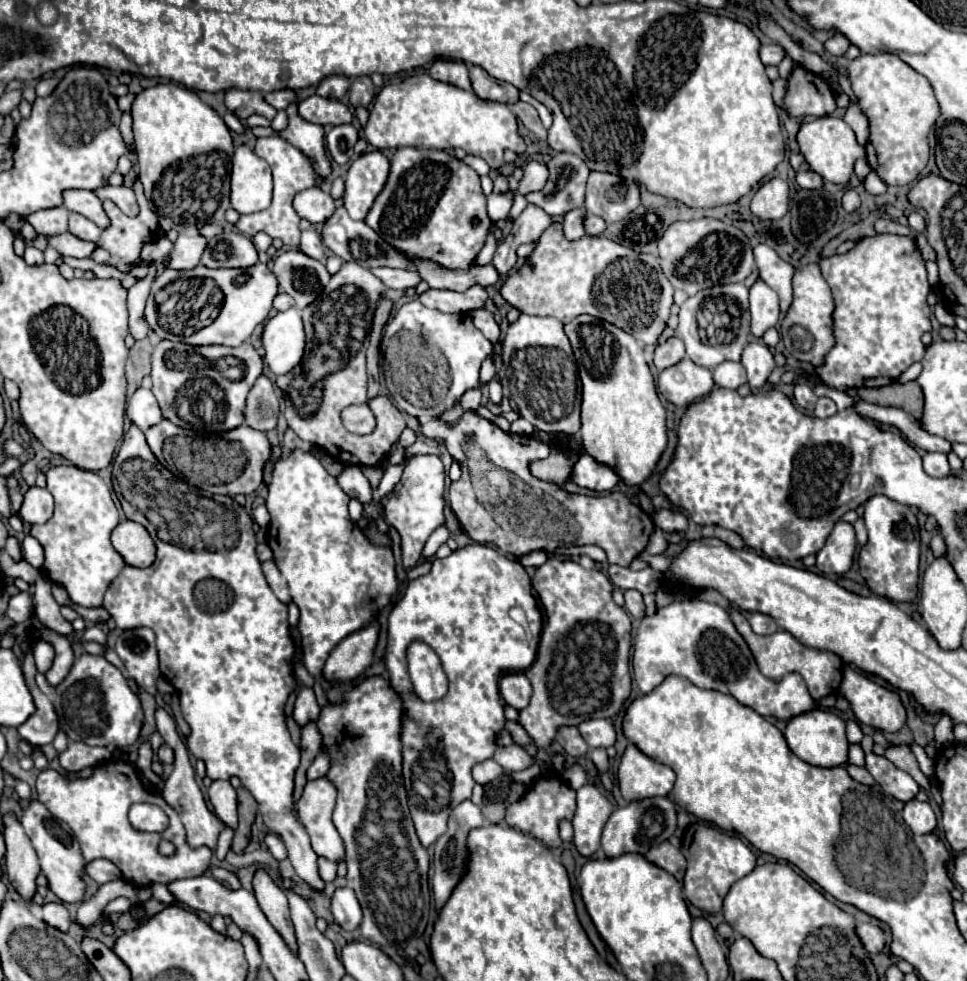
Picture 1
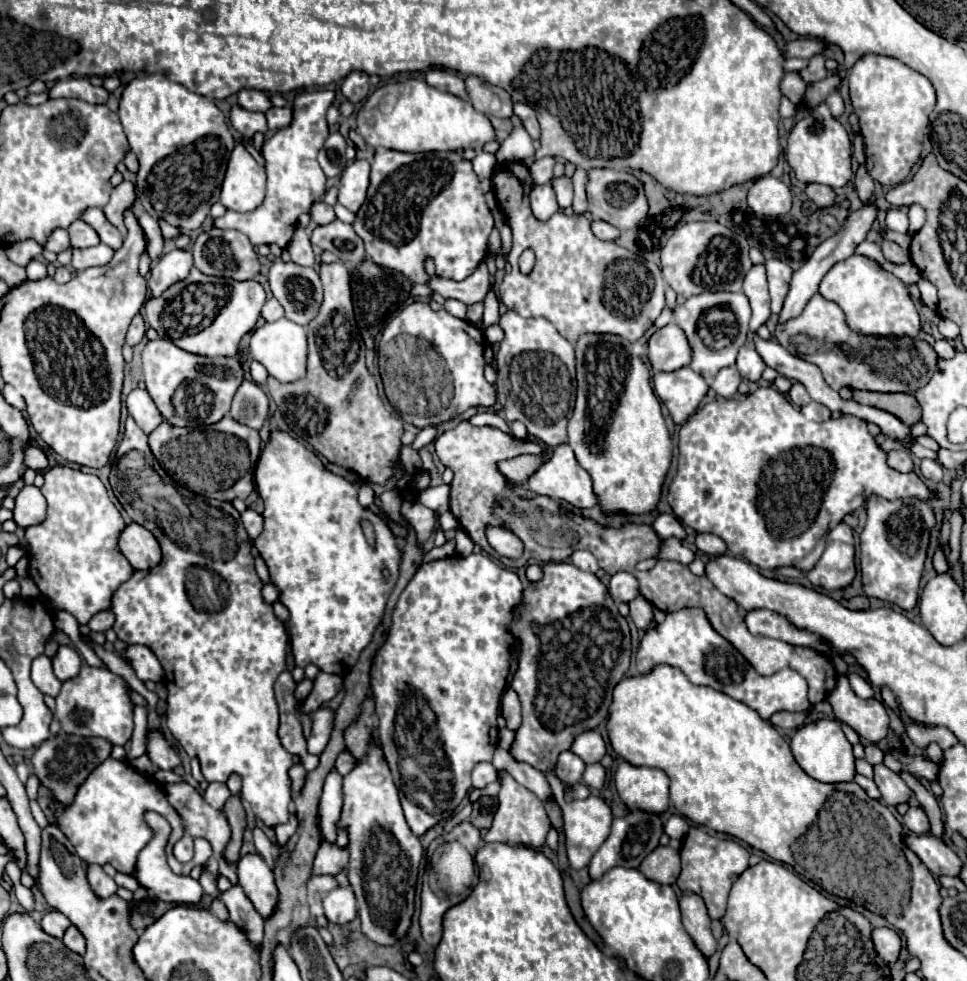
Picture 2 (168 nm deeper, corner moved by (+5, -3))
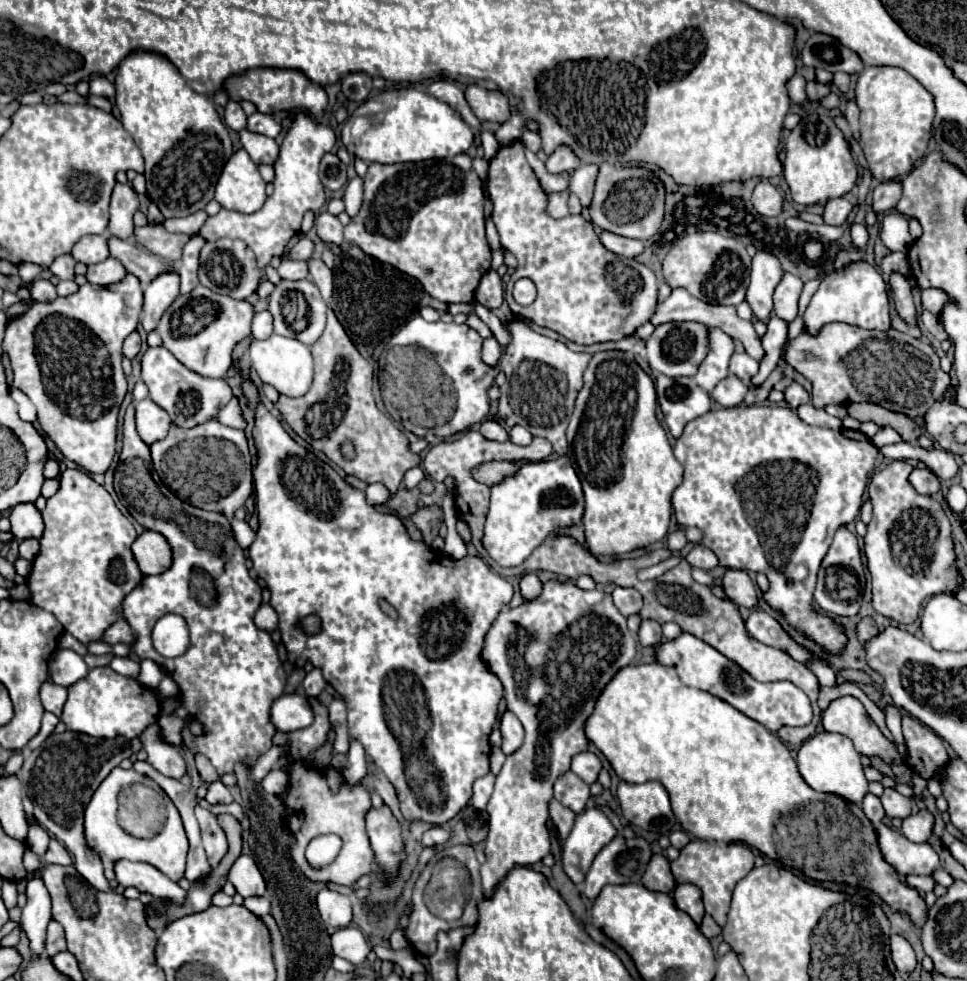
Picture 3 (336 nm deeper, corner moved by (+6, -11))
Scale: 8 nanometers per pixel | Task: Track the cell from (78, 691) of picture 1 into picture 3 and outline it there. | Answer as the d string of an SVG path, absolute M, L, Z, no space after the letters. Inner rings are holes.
M109 666L93 668L89 674L69 688L67 702L63 706L61 722L67 730L81 732L93 738L135 738L159 716L159 698L151 688L139 686L133 678L121 676Z

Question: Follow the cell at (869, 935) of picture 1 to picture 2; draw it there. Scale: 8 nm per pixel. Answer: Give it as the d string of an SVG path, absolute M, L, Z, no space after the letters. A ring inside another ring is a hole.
M874 928L872 940L874 940L878 956L884 962L892 964L892 962L898 960L900 950L902 950L902 938L896 930L892 930L892 928Z

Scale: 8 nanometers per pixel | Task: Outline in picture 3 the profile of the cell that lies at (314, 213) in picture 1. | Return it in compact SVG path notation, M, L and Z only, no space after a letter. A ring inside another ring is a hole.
M329 212L317 214L315 230L317 230L317 234L319 234L319 238L323 242L333 242L333 244L341 244L343 242L343 226L337 220L337 216L333 216Z

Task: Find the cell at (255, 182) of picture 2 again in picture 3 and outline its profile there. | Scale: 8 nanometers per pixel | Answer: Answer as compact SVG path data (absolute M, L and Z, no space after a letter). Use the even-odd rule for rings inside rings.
M237 150L219 176L215 200L227 210L251 214L263 206L265 198L265 180L261 178L257 164L251 162L245 150Z

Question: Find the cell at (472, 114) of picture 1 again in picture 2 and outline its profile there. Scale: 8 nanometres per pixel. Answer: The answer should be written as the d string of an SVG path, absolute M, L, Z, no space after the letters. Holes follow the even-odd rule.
M414 78L406 82L386 84L374 90L374 94L370 94L366 104L360 108L356 124L358 124L356 132L366 140L366 144L398 152L432 152L432 150L466 150L466 148L474 148L478 152L486 142L494 140L494 128L490 120L484 114L476 112L470 102L464 102L454 94L440 92L428 86L424 80L414 80ZM368 118L372 118L374 124L368 124Z

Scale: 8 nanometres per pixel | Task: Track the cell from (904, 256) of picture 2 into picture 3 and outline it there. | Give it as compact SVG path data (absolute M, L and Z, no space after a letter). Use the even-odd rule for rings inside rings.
M891 272L889 274L889 286L891 286L893 304L895 304L897 312L899 312L899 316L905 318L909 324L915 324L917 314L915 314L913 296L911 296L911 288L907 284L907 278L901 272Z

